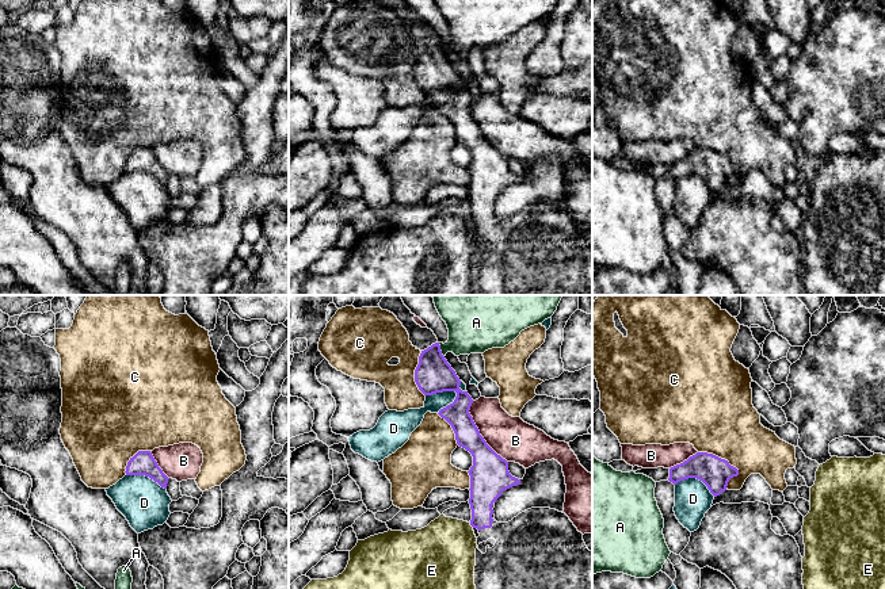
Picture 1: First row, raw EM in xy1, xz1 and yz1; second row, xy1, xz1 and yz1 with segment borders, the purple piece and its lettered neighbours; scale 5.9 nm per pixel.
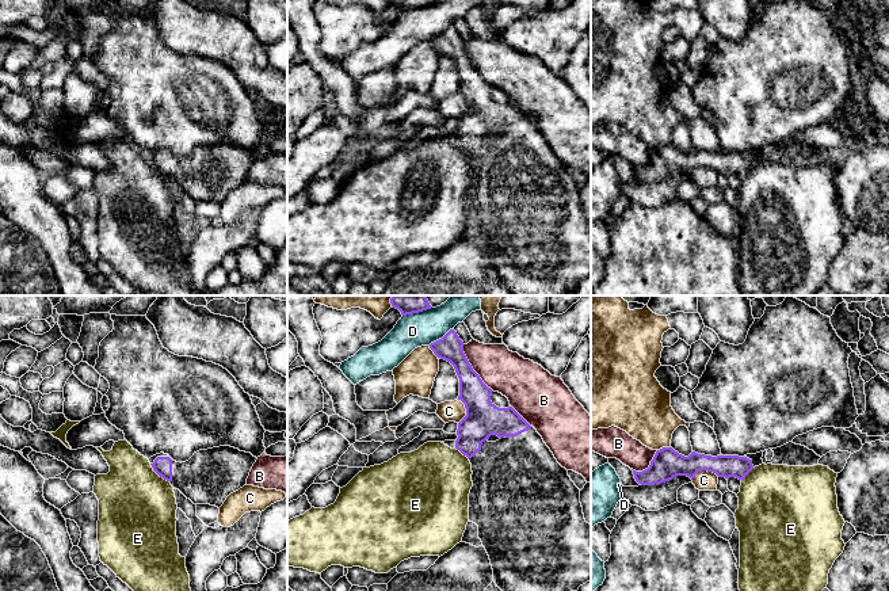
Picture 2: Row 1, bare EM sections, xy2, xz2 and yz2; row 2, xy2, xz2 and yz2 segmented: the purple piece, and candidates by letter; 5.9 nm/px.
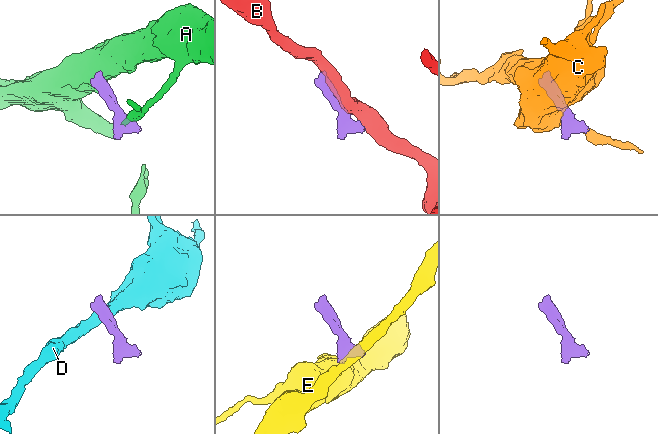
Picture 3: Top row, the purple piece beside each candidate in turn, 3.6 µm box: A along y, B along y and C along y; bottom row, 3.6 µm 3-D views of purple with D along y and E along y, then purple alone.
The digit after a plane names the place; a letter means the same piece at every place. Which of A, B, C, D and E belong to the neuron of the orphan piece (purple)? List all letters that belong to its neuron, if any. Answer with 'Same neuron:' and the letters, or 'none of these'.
Same neuron: none of these

